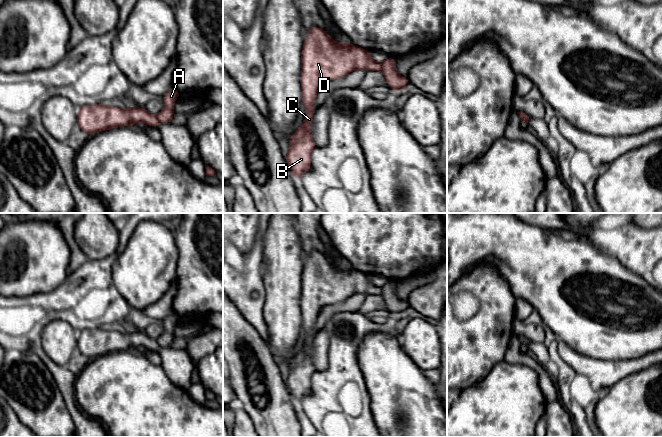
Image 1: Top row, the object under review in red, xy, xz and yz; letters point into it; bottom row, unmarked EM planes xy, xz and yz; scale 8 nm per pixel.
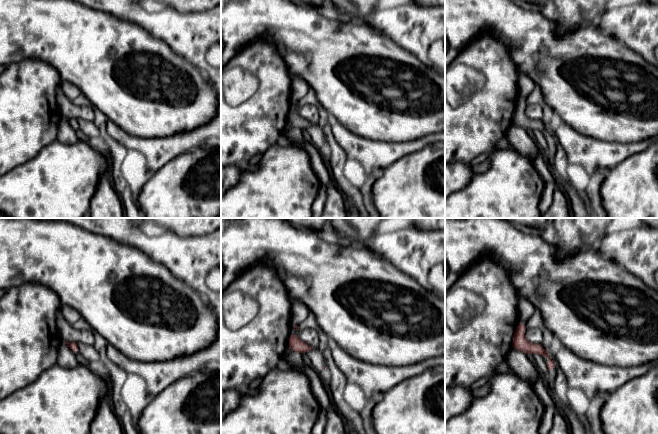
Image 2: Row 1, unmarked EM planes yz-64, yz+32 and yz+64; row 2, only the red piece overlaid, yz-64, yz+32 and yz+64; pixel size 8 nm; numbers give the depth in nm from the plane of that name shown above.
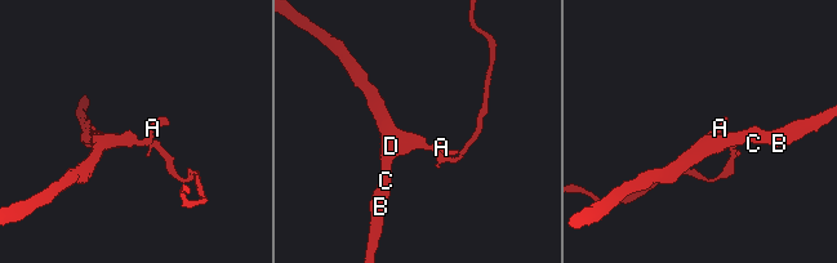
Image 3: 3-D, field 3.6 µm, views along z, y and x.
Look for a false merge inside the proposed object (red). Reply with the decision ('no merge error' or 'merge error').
merge error

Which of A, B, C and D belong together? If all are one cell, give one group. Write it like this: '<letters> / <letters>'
A / B C D

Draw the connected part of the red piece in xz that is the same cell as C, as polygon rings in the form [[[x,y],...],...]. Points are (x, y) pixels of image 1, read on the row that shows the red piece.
[[[317,26],[308,29],[307,39],[303,42],[301,50],[301,93],[302,105],[307,113],[303,124],[289,137],[289,150],[285,157],[292,176],[299,180],[301,175],[311,168],[311,152],[316,148],[314,139],[310,134],[310,128],[314,116],[314,102],[321,85],[330,80],[343,78],[354,70],[381,71],[382,64],[375,62],[370,57],[370,51],[352,45],[349,42],[335,42],[326,31]]]

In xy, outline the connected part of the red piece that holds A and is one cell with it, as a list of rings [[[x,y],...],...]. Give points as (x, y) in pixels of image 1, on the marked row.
[[[172,87],[163,97],[164,107],[162,111],[157,115],[157,118],[160,123],[166,124],[170,123],[174,117],[174,101],[179,99],[180,93],[179,91]]]

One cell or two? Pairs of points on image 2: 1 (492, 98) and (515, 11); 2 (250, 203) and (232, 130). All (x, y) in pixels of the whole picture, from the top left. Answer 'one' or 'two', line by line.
1: two
2: two

